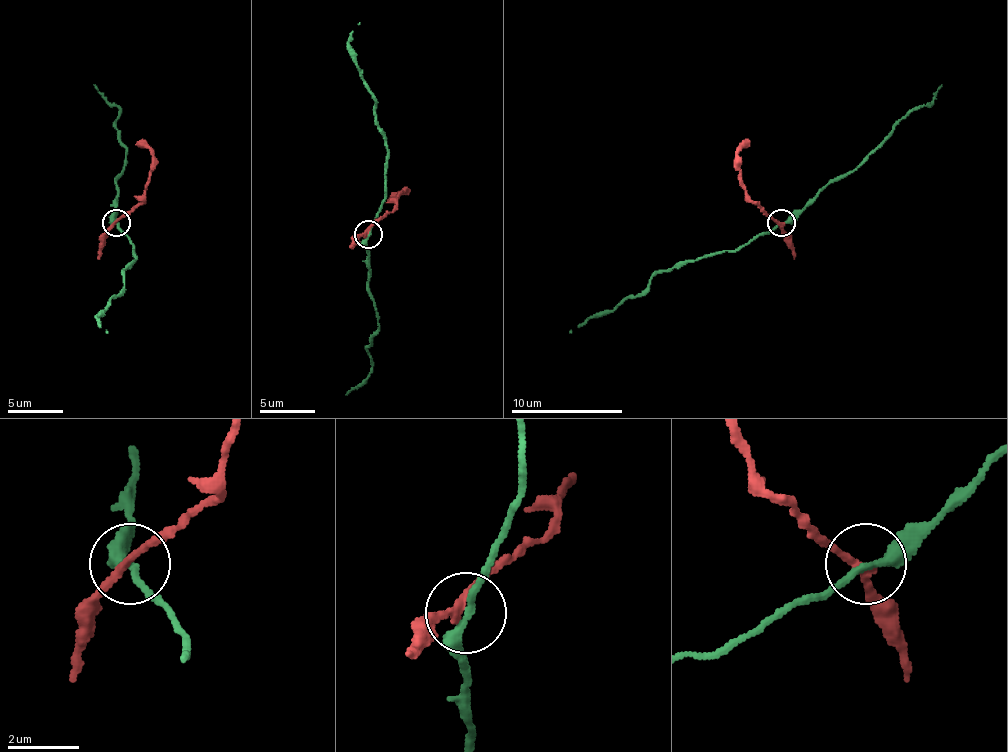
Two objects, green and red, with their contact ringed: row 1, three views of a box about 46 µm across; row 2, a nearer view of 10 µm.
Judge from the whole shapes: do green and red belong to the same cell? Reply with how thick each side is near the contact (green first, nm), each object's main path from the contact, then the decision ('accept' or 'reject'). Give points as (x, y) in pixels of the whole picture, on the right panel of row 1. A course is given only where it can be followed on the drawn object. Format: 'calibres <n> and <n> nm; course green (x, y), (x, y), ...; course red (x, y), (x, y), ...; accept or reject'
calibres 240 and 200 nm; course green (781, 223), (733, 251), (697, 257), (658, 273), (647, 287), (569, 332); course red (781, 223), (753, 201), (742, 181), (739, 153), (747, 142); reject

